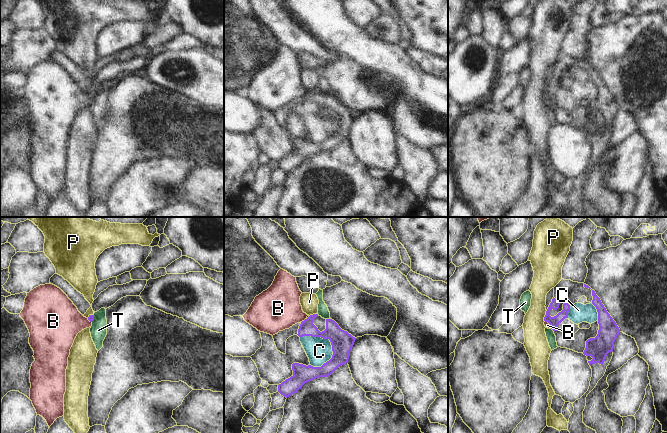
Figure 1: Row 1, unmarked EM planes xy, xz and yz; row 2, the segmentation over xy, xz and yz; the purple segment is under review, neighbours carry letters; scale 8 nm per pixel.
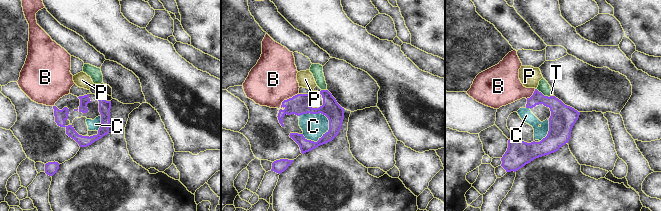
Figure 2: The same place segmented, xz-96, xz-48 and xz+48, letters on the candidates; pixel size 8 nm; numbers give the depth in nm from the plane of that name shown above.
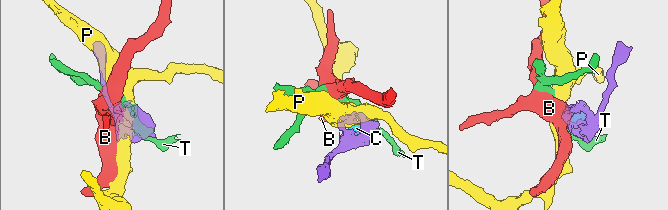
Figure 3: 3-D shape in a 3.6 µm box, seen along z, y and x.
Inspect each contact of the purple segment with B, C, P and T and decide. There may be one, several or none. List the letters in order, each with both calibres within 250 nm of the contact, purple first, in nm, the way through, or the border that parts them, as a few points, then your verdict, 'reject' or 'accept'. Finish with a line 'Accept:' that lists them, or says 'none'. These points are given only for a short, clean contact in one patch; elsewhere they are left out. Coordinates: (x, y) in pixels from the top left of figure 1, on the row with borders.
B: calibres 140 and 360 nm; border xz (307, 318), (301, 322); reject
C: calibres 180 and 200 nm; way xz (342, 342), (331, 342), (323, 338), (323, 347), (319, 351); accept
P: calibres 80 and 190 nm; border yz (547, 310), (544, 321); reject
T: calibres 180 and 90 nm; reject
Accept: C

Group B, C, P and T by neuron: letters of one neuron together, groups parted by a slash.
B / C / P / T

